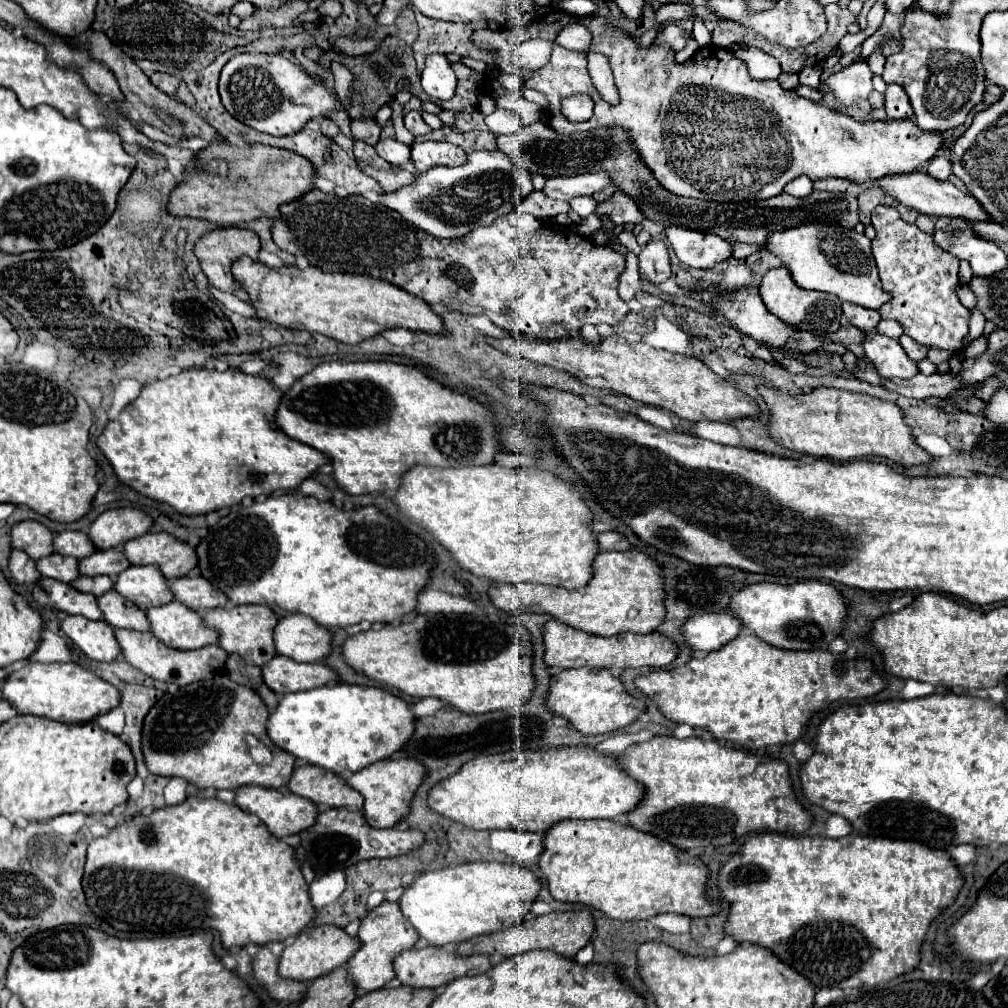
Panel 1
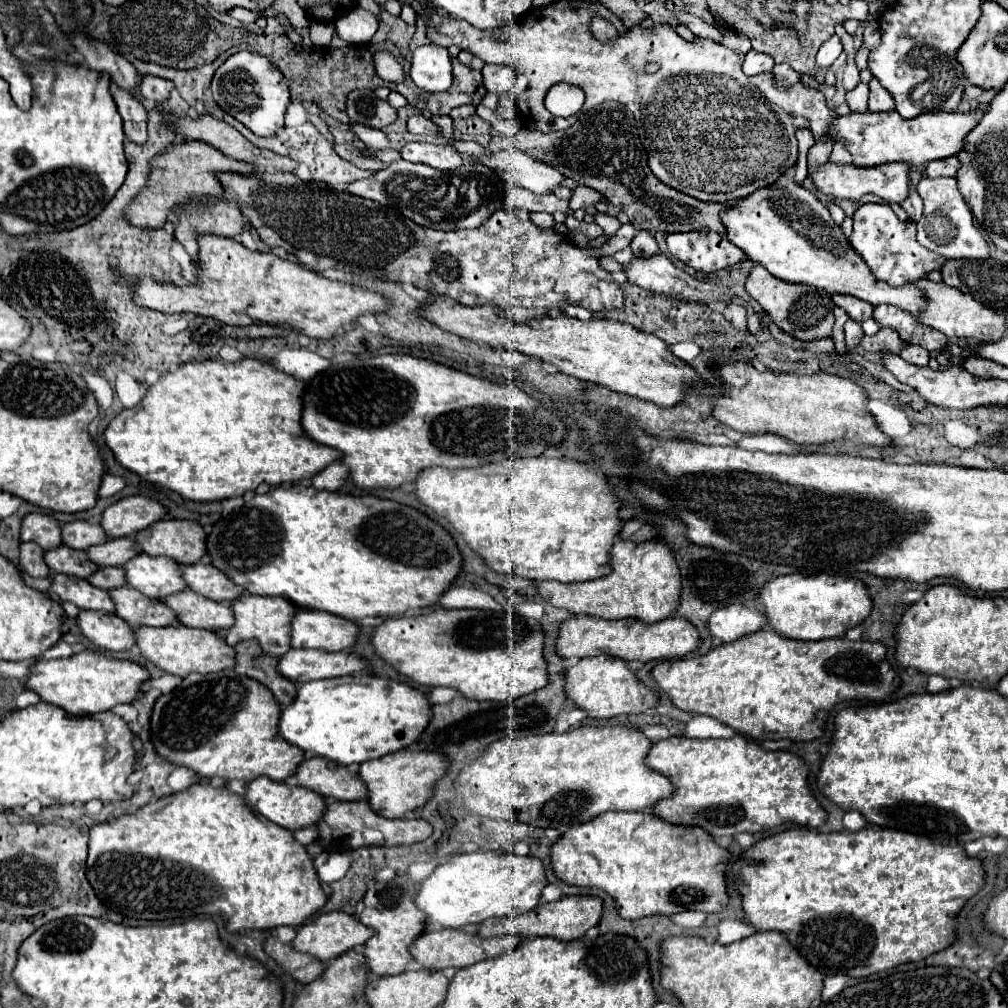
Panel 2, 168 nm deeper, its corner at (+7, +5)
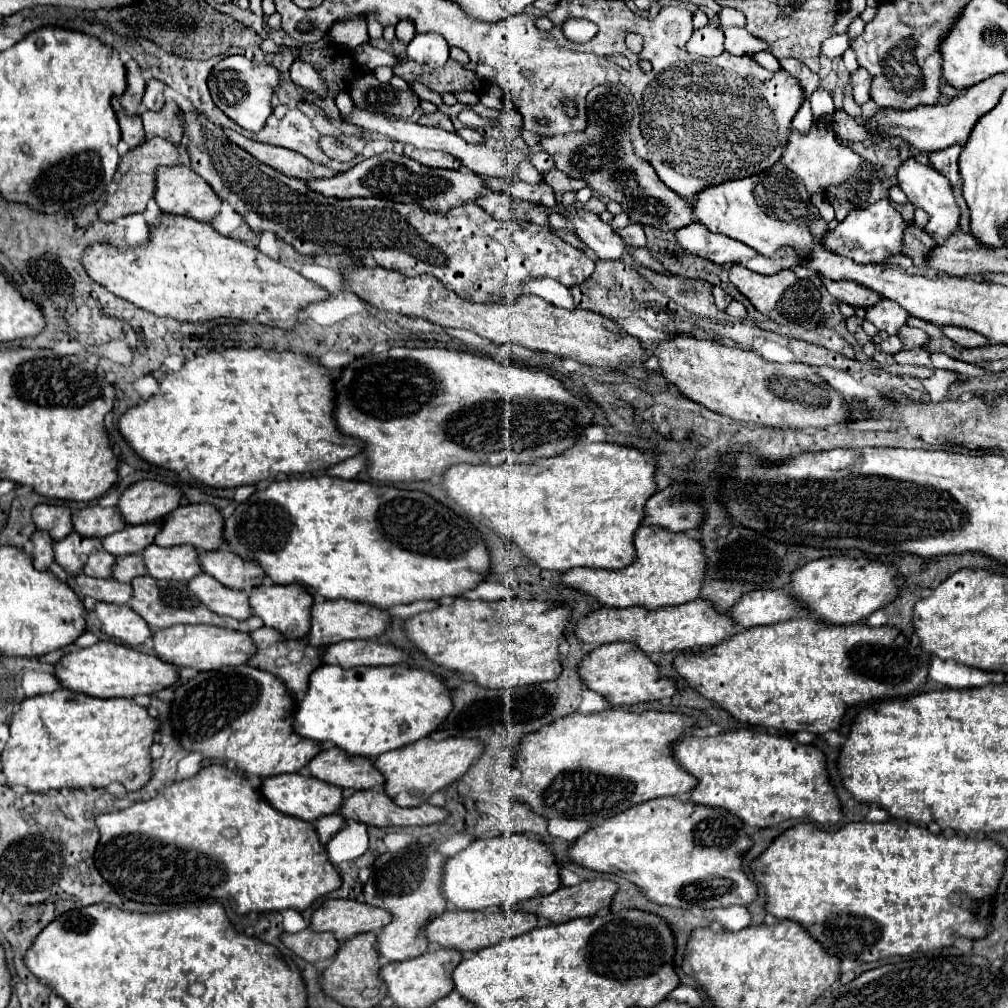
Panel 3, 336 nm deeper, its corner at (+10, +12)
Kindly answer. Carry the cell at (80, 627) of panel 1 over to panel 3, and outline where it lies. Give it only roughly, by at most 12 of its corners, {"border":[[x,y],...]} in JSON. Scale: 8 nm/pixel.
{"border":[[99,602],[101,630],[135,648],[153,636],[129,604]]}

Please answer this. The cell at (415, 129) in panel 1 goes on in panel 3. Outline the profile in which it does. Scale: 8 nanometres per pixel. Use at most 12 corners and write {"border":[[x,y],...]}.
{"border":[[443,112],[423,114],[419,120],[423,126],[439,126],[455,132],[453,122]]}

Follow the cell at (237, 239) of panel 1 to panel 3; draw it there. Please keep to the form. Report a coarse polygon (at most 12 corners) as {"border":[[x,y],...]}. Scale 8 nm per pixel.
{"border":[[189,166],[157,168],[165,214],[209,222],[221,198]]}

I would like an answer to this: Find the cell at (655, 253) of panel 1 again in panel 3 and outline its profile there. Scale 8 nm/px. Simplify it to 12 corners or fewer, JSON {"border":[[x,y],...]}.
{"border":[[629,224],[617,234],[631,246],[645,248],[641,224]]}

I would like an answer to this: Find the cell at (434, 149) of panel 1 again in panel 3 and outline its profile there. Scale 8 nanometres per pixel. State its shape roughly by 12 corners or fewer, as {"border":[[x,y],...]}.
{"border":[[405,144],[403,154],[429,168],[461,170],[461,162],[441,150]]}

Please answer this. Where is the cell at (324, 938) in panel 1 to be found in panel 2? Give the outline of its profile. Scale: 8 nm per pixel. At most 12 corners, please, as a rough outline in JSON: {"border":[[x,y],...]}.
{"border":[[334,911],[290,943],[326,963],[364,945],[374,929]]}

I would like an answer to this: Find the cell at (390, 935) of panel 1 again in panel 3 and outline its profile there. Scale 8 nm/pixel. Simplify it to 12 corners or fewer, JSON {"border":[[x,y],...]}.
{"border":[[437,848],[383,856],[363,902],[393,914],[377,938],[389,962],[427,952],[447,908]]}

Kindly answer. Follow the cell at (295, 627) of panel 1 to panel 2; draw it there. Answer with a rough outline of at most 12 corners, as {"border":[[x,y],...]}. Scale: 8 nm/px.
{"border":[[298,611],[294,649],[342,651],[358,627],[326,611]]}

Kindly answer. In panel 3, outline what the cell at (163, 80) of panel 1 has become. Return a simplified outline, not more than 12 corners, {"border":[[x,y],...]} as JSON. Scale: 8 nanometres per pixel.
{"border":[[149,80],[143,96],[147,110],[159,112],[165,104],[165,84]]}

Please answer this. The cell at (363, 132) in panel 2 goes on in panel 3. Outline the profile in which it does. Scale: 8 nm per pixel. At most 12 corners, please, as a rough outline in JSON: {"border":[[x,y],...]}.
{"border":[[345,90],[337,94],[335,102],[341,114],[353,110],[353,100]]}

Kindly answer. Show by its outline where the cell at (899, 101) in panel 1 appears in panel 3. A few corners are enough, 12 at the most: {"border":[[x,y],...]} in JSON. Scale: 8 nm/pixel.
{"border":[[859,68],[849,78],[857,104],[869,102],[871,76]]}

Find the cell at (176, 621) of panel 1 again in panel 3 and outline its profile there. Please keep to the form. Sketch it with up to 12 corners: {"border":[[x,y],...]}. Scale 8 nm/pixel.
{"border":[[209,574],[189,588],[209,610],[245,620],[249,592],[225,588]]}

